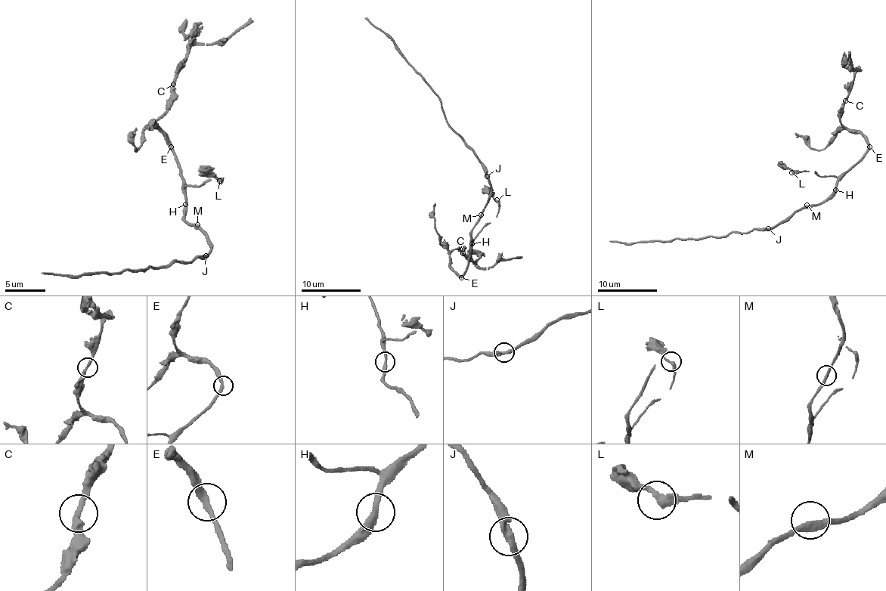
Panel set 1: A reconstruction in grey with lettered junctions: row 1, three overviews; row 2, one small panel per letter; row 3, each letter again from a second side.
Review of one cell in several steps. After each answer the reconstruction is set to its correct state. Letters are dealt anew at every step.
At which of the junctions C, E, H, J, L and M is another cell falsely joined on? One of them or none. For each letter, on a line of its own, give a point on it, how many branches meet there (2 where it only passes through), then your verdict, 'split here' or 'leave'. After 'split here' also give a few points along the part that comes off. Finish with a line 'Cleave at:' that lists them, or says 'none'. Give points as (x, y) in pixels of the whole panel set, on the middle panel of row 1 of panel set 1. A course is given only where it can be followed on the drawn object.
C: at (463, 253); 2 branches meet; leave
E: at (461, 277); 2 branches meet; leave
H: at (472, 243); 2 branches meet; leave
J: at (487, 176); 2 branches meet; leave
L: at (497, 199); 2 branches meet; leave
M: at (481, 215); 2 branches meet; leave
Cleave at: none

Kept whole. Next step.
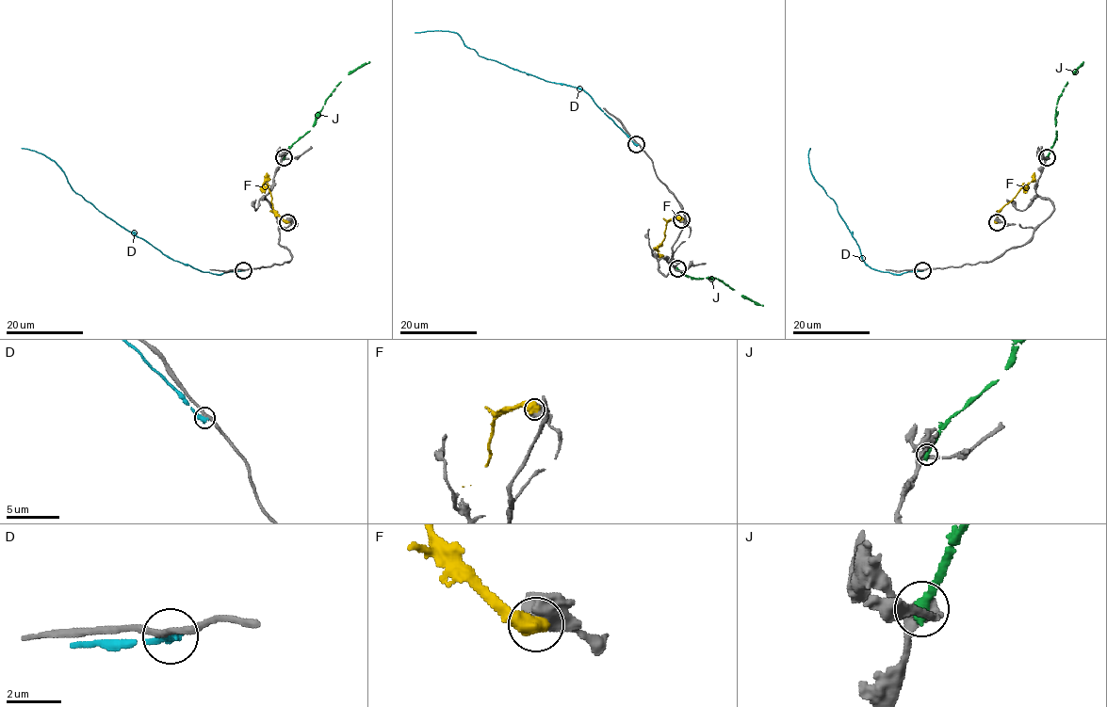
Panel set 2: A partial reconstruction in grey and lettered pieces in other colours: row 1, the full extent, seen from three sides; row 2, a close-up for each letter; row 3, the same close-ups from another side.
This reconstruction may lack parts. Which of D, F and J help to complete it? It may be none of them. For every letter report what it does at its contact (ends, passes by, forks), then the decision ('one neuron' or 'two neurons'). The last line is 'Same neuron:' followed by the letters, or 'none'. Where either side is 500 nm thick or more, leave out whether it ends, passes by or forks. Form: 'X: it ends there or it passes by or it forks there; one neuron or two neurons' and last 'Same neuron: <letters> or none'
D: it ends there; two neurons
F: two neurons
J: it ends there; two neurons
Same neuron: none

